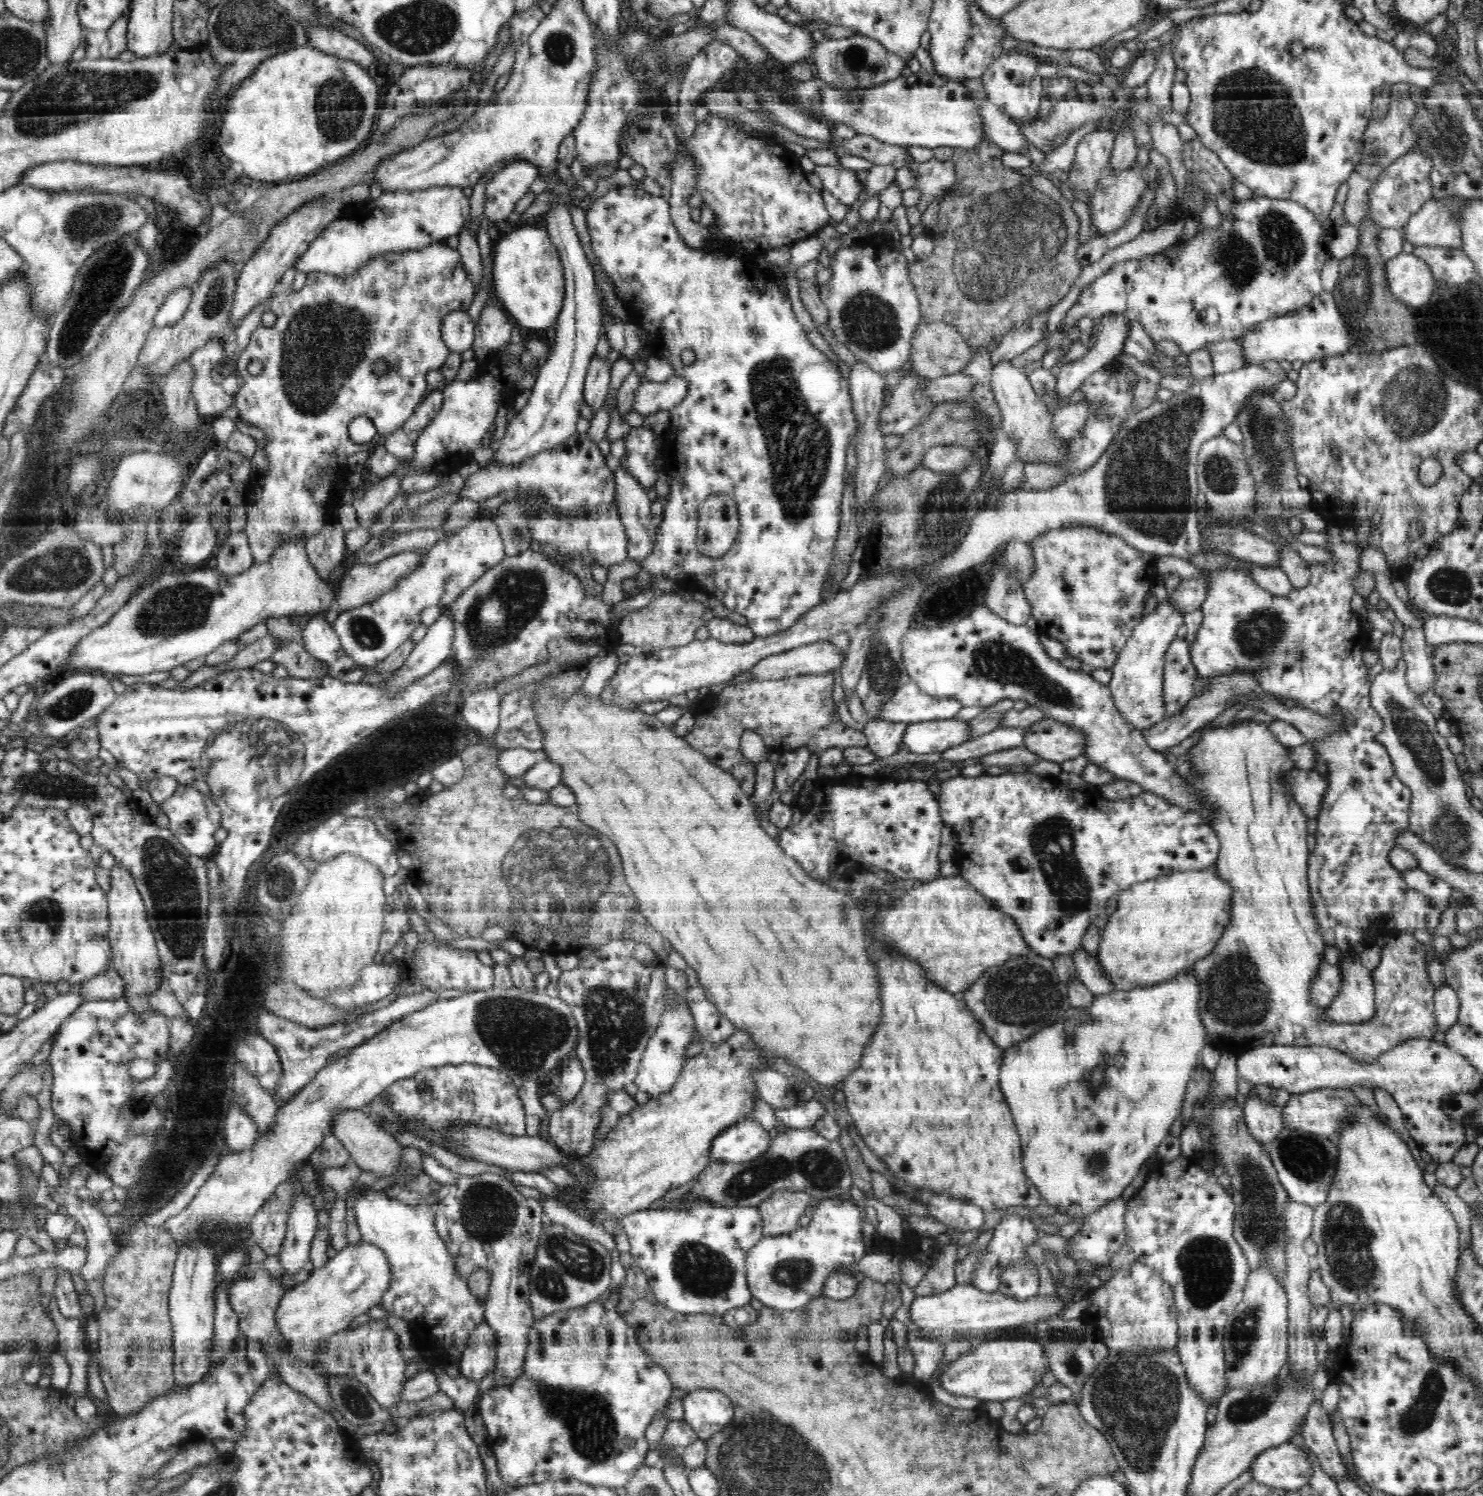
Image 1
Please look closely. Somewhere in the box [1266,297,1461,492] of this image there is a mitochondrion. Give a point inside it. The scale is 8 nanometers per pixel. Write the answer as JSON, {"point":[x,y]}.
{"point":[1412,402]}

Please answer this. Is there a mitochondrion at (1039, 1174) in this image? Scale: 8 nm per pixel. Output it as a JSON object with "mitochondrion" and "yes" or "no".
{"mitochondrion":"no"}

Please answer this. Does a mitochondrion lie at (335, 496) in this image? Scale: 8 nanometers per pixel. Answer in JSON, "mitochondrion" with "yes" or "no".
{"mitochondrion":"no"}

